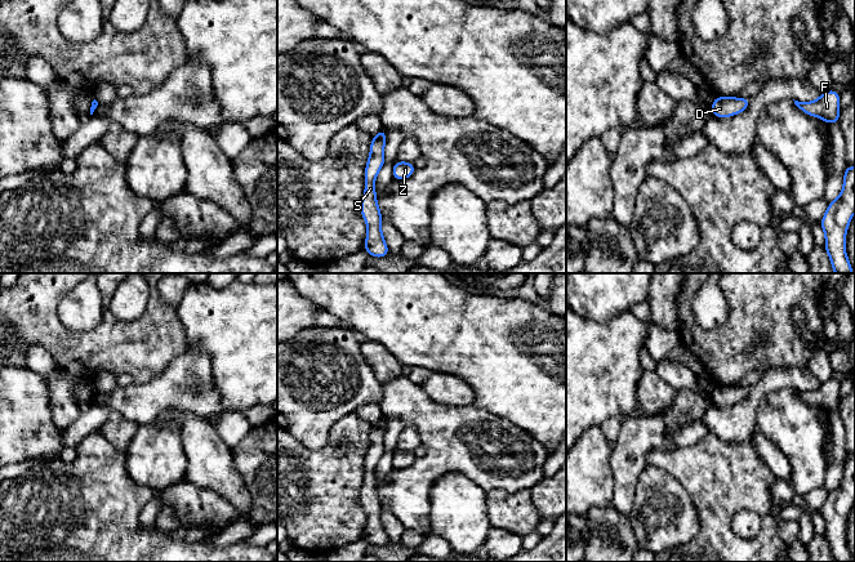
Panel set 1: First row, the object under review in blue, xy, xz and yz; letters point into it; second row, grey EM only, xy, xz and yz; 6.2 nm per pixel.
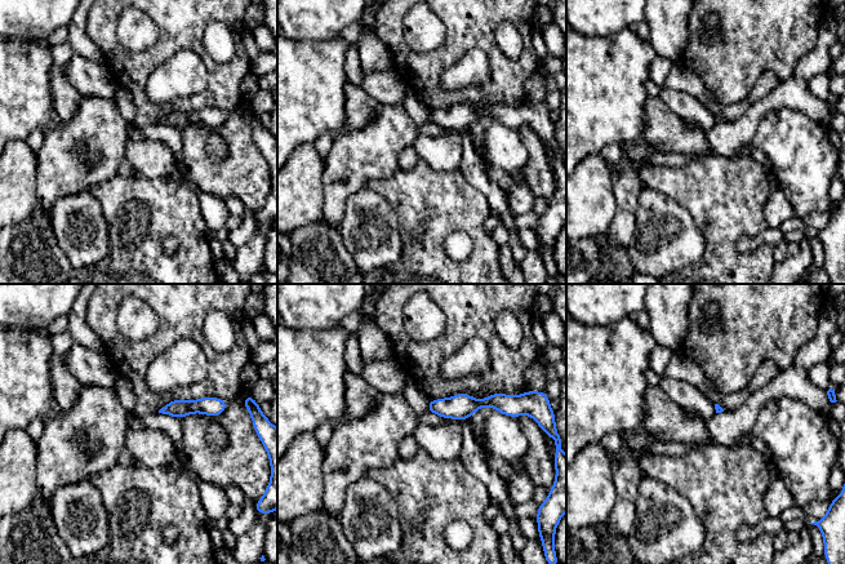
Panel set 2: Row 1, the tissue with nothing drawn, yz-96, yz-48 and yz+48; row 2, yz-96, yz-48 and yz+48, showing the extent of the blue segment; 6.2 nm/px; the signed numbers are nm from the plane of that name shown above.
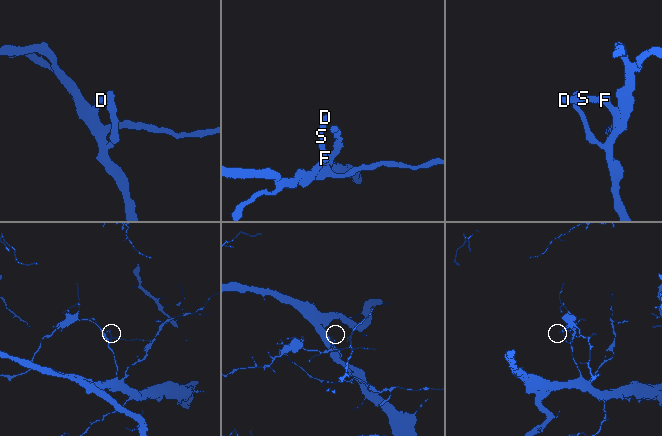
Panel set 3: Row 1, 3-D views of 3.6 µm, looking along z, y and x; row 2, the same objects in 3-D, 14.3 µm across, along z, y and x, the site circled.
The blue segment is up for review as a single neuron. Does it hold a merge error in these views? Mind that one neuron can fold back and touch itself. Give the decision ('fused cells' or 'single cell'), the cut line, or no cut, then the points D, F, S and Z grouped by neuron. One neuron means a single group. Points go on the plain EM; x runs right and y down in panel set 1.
single cell | no cut | D F S Z

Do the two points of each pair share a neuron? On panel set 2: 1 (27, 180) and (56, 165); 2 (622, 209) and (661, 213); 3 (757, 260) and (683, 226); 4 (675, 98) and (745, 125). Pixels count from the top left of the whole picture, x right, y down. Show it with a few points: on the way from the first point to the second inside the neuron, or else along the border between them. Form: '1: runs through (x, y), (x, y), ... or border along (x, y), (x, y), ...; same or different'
1: border along (36, 154), (38, 204); different
2: border along (644, 186), (637, 203), (635, 231), (630, 240); different
3: border along (685, 211), (703, 235), (703, 254), (695, 263); different
4: border along (716, 124), (705, 132); different

